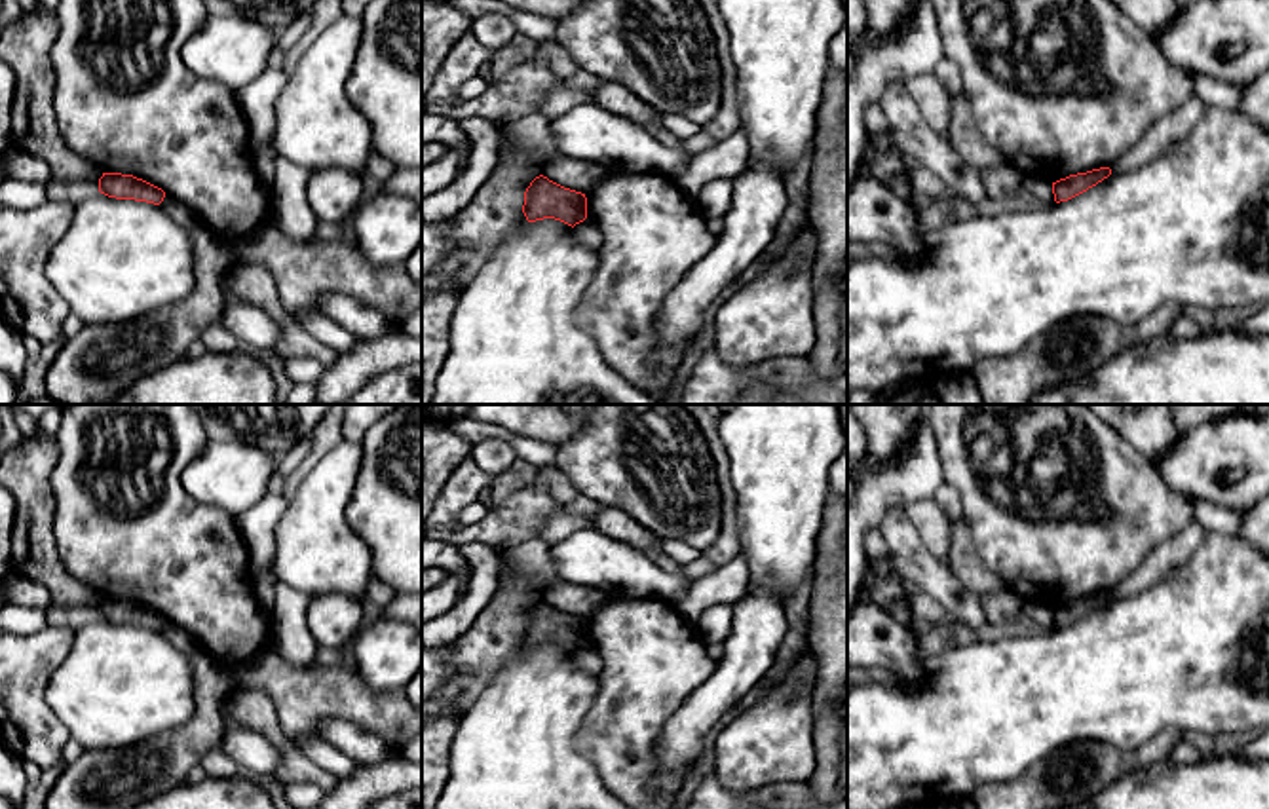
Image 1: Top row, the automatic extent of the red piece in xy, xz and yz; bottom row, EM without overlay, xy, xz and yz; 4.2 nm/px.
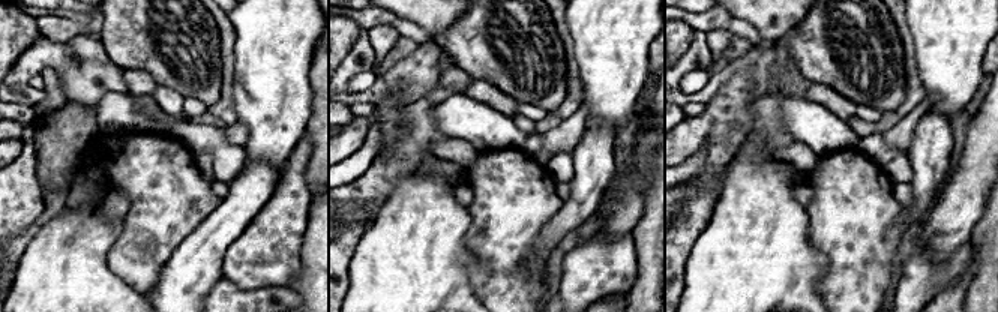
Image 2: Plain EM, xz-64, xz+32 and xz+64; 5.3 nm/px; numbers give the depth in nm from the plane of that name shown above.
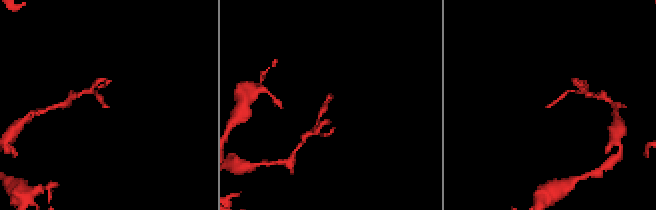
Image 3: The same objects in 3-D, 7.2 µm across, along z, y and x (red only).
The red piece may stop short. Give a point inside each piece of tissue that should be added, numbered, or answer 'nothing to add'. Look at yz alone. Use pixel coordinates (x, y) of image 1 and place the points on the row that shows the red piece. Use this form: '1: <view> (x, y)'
nothing to add

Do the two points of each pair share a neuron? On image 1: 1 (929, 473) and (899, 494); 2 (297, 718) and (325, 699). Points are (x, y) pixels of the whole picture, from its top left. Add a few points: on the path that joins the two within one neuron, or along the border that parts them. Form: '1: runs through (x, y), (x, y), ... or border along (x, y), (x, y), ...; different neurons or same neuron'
1: runs through (922, 473), (907, 487); same neuron
2: runs through (304, 711), (318, 699); same neuron

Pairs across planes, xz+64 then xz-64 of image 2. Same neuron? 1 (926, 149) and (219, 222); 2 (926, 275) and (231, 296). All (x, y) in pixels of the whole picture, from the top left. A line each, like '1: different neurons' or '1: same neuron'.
1: same neuron
2: different neurons

